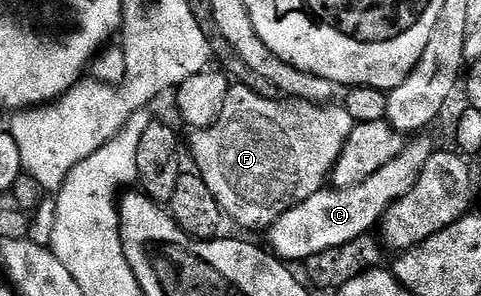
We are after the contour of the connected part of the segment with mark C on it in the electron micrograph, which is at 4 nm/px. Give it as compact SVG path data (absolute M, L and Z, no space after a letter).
M424 136L413 137L397 158L390 160L383 168L378 168L378 172L362 180L362 184L341 190L319 190L314 192L314 196L310 196L310 200L302 200L302 204L294 204L294 208L282 212L282 216L272 221L266 230L269 242L267 245L271 253L288 264L303 263L310 256L318 256L318 252L326 252L326 248L350 244L350 240L369 233L393 202L406 196L418 176L422 176L426 160L430 160L434 153L434 145L432 146L430 139L420 137Z

